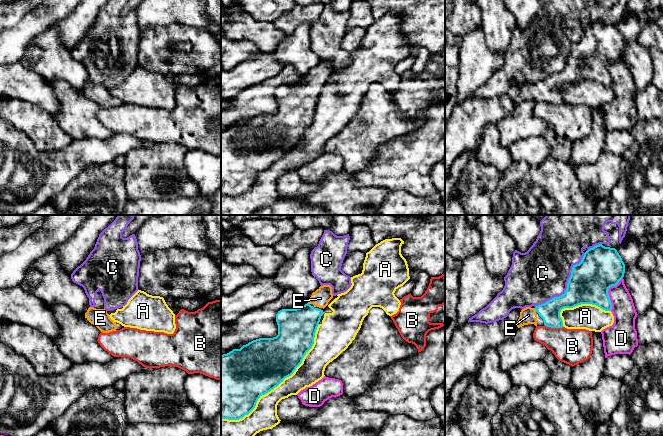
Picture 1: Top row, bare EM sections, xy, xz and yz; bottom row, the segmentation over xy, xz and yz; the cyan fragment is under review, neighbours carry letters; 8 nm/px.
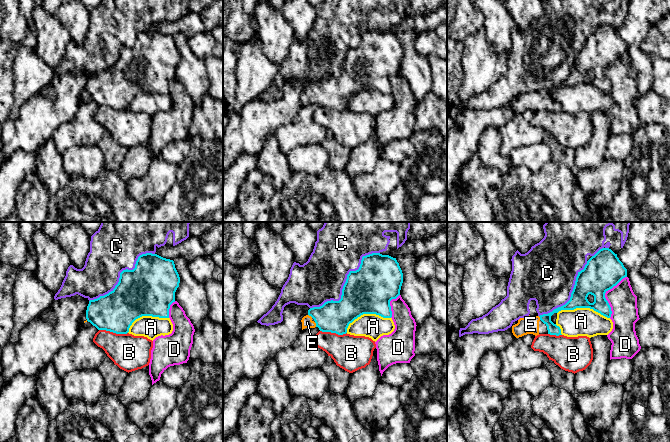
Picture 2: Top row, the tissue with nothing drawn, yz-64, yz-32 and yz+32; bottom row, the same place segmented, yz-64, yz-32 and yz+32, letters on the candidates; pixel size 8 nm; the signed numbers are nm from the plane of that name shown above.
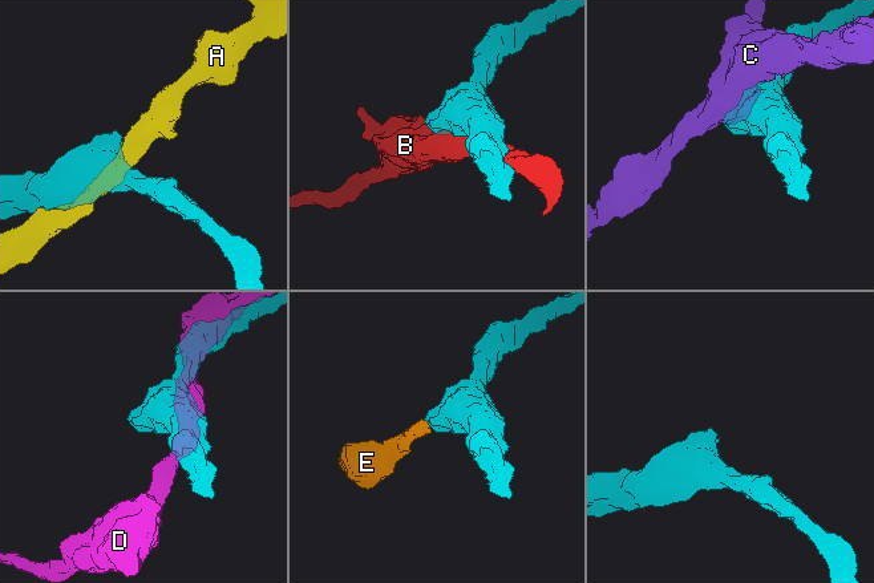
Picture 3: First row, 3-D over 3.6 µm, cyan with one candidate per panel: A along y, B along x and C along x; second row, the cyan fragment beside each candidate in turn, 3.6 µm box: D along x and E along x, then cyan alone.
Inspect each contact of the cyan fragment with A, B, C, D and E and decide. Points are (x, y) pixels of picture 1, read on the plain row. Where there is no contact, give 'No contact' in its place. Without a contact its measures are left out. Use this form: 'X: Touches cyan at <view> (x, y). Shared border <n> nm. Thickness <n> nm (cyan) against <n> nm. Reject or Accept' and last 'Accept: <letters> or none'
A: Touches cyan at xz (279, 159). Shared border 1100 nm. Thickness 420 nm (cyan) against 190 nm. Reject
B: Touches cyan at yz (554, 103). Shared border 160 nm. Thickness 160 nm (cyan) against 280 nm. Reject
C: Touches cyan at yz (567, 62). Shared border 600 nm. Thickness 320 nm (cyan) against 420 nm. Reject
D: Touches cyan at yz (607, 68). Shared border 280 nm. Thickness 340 nm (cyan) against 190 nm. Reject
E: Touches cyan at yz (535, 85). Shared border 40 nm. Thickness 160 nm (cyan) against 130 nm. Accept
Accept: E

